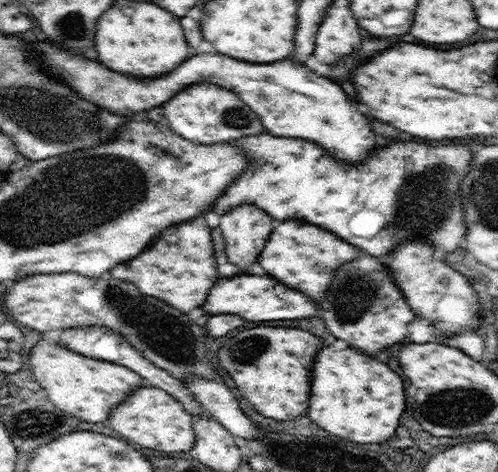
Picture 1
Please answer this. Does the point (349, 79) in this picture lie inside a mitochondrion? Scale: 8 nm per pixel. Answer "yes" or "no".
no

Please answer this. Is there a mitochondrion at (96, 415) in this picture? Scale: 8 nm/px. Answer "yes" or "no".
no

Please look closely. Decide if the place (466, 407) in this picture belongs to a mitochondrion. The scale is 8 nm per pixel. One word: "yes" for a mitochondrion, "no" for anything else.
yes

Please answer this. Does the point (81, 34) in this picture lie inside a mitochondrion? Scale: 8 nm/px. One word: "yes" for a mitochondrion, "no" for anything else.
yes

